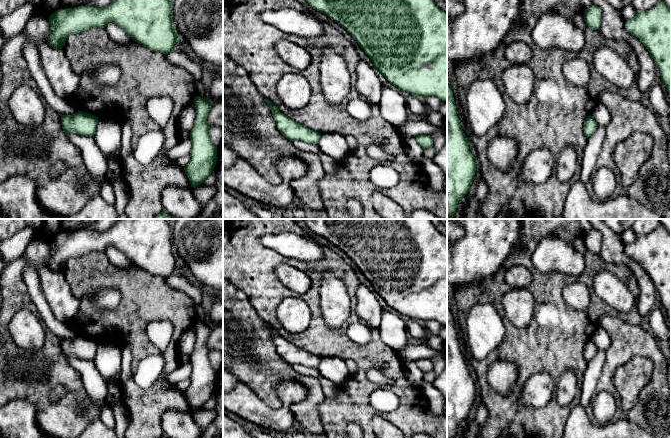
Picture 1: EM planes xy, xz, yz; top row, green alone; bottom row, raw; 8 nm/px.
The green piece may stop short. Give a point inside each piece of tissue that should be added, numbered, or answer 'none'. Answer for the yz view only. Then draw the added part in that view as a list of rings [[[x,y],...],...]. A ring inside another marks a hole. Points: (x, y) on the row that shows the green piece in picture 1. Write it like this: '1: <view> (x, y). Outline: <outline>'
none

